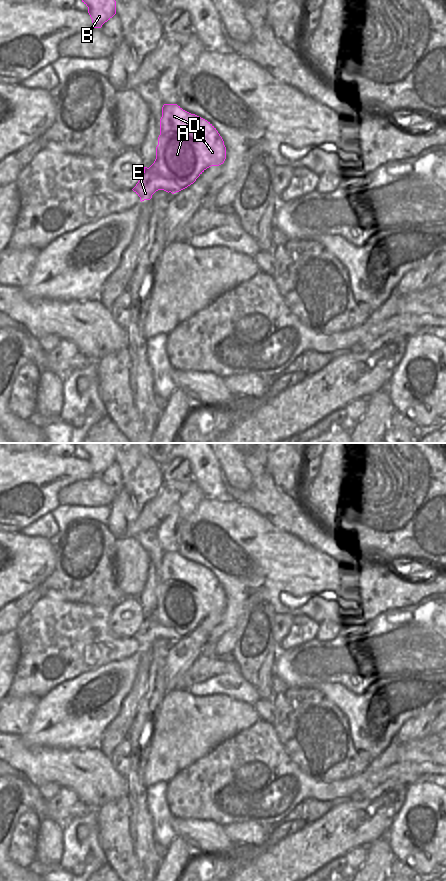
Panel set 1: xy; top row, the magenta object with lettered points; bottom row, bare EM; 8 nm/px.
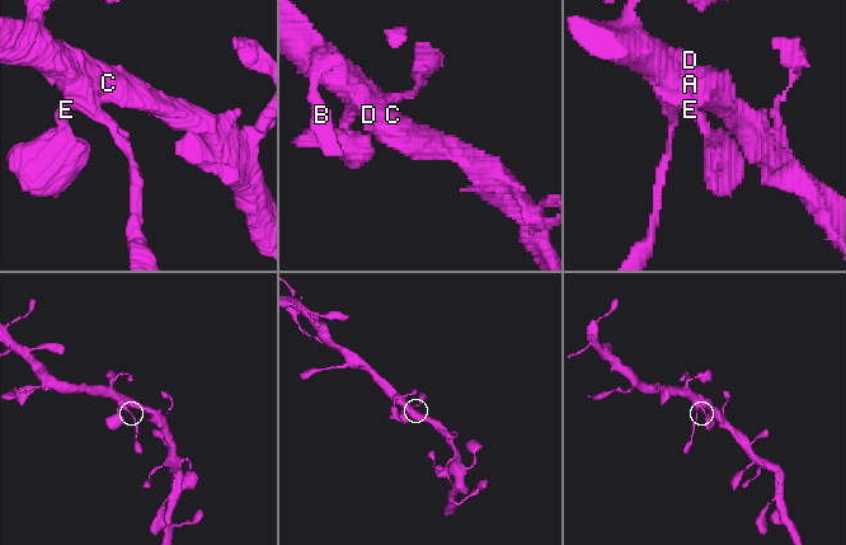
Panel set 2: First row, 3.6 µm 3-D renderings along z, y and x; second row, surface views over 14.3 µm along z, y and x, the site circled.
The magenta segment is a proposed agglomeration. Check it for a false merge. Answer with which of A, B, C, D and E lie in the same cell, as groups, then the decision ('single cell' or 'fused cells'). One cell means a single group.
A B C D E; single cell

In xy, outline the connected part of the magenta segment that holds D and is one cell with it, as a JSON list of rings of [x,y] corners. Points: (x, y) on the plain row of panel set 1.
[[[164,552],[156,607],[132,637],[140,649],[150,648],[158,638],[179,640],[209,615],[226,607],[226,595],[216,576],[207,568],[183,558],[177,552]]]

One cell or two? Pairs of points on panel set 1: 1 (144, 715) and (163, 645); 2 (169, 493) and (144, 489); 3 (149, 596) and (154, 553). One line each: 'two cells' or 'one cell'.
1: one cell
2: two cells
3: one cell

